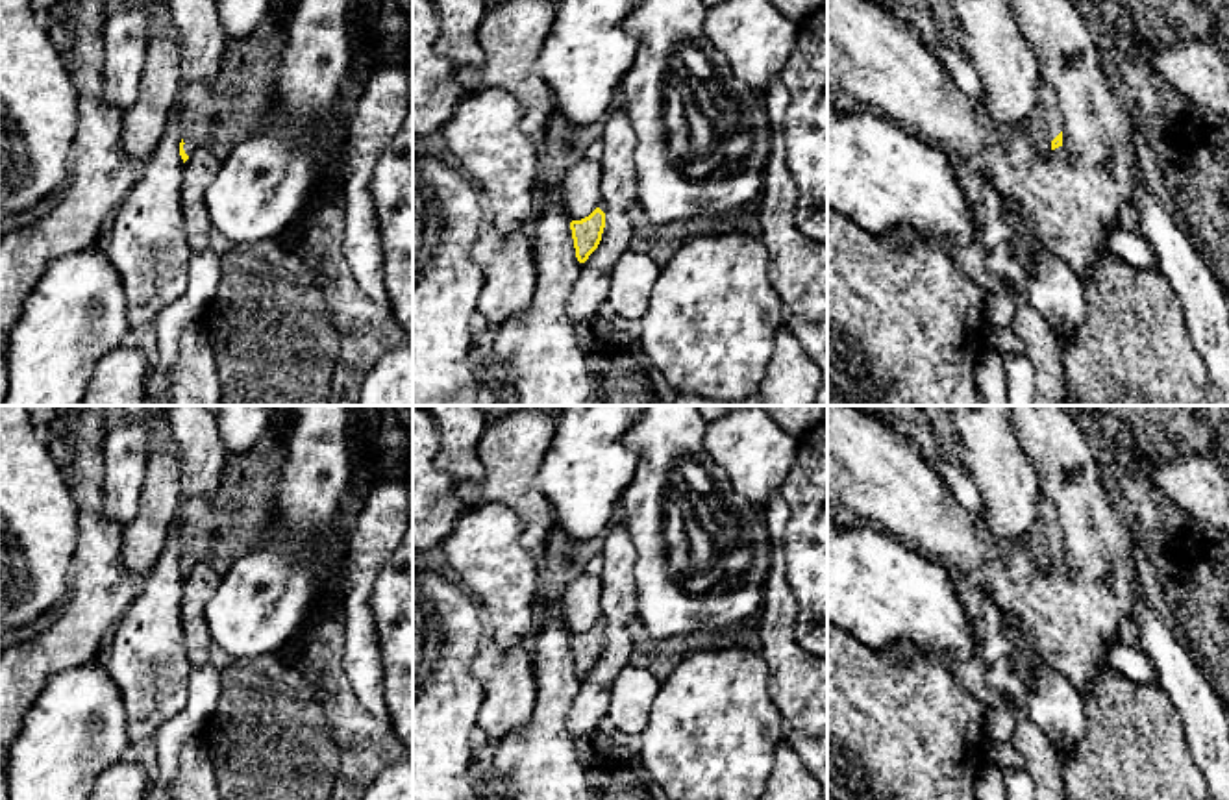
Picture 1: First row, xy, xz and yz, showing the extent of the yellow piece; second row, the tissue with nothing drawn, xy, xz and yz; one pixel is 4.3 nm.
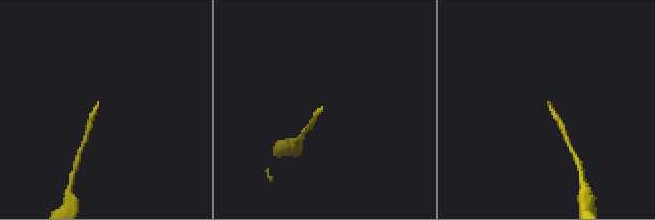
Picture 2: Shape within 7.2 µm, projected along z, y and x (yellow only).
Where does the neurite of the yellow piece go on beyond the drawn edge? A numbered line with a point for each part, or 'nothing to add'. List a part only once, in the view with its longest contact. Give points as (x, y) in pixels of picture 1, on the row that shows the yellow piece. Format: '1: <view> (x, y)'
1: yz (1046, 123)

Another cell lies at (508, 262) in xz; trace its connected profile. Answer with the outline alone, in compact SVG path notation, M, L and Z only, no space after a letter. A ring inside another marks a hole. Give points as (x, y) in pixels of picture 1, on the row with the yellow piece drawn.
M487 224L472 257L485 274L476 309L489 324L503 324L529 307L537 287L531 230L502 235Z

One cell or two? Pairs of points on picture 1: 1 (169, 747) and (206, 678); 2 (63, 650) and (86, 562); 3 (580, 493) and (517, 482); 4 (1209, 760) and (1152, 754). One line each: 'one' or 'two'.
1: one
2: one
3: two
4: two

